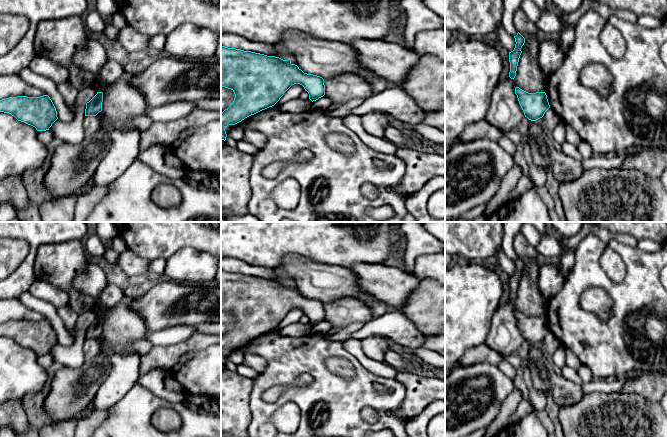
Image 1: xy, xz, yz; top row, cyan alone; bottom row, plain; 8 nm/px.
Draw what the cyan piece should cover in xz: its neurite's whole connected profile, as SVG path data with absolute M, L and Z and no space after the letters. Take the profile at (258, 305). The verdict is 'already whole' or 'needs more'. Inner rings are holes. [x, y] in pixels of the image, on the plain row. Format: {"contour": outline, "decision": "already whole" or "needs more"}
{"contour": "M221 270L221 311L231 313L235 318L233 327L221 337L221 364L226 364L225 352L228 349L235 349L251 339L274 330L294 308L302 309L312 326L325 319L324 303L304 297L297 289L291 287L291 283L283 284L275 280Z", "decision": "already whole"}

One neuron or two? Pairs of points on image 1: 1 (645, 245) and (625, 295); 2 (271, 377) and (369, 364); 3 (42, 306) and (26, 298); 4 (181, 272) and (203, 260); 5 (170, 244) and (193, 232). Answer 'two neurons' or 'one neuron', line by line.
1: two neurons
2: two neurons
3: one neuron
4: one neuron
5: one neuron

